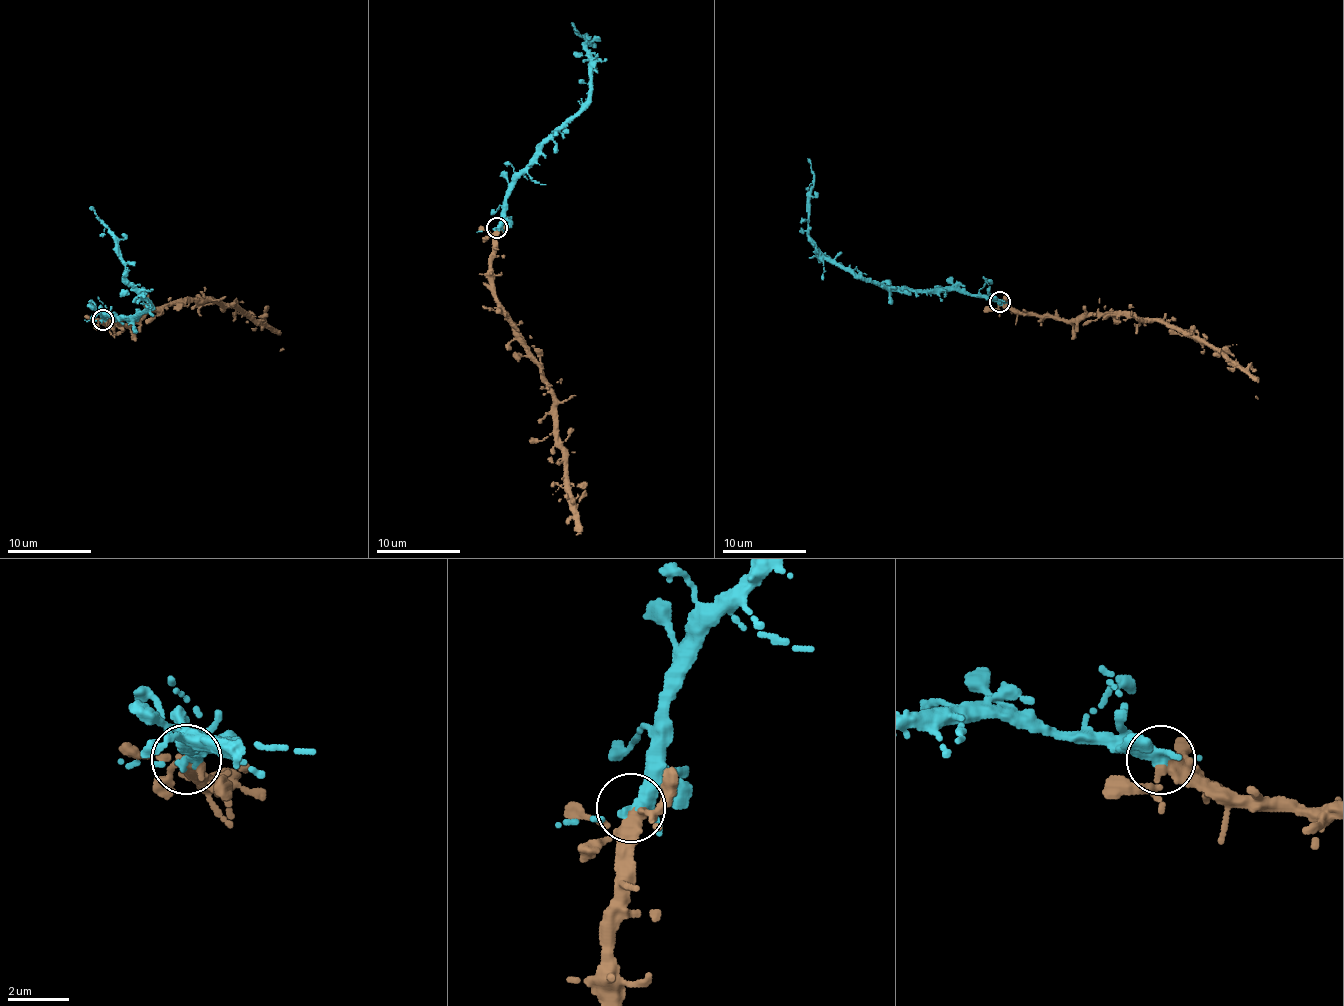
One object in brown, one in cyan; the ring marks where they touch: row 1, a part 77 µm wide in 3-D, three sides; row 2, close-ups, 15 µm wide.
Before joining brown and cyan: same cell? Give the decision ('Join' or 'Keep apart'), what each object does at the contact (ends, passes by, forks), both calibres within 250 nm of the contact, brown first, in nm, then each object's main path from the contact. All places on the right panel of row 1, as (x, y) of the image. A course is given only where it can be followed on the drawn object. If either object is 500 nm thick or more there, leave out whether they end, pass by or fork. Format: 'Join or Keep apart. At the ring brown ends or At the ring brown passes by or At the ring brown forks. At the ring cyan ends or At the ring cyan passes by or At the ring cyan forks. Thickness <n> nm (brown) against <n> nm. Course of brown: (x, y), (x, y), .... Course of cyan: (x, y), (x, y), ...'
Join. At the ring brown forks. At the ring cyan passes by. Thickness 280 nm (brown) against 360 nm. Course of brown: (999, 301), (1022, 312), (1064, 318), (1097, 314), (1167, 321), (1248, 369), (1256, 381), (1255, 396). Course of cyan: (999, 301), (992, 296), (950, 289), (890, 291), (826, 260), (807, 235), (809, 194), (815, 180), (808, 159)

